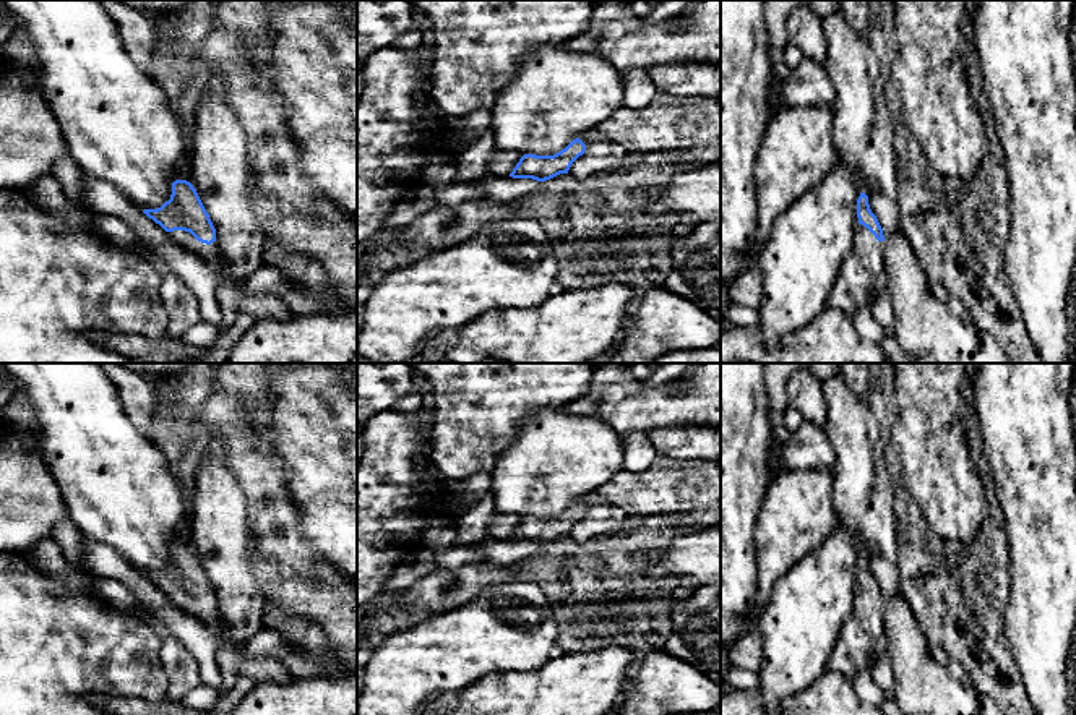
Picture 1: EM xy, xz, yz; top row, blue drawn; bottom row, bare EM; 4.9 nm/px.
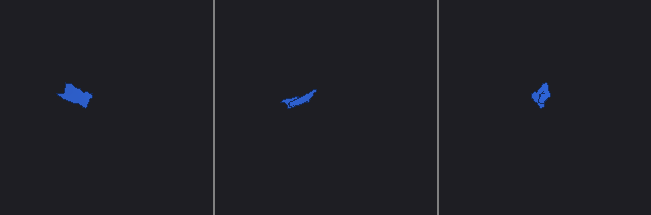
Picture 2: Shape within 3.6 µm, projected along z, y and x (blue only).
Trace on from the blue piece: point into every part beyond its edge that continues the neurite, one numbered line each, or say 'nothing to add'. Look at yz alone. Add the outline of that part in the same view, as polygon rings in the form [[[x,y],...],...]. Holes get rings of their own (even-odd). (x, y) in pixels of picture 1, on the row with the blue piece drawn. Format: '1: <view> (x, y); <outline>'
1: yz (865, 261); [[[857,224],[855,240],[839,271],[828,305],[852,316],[865,305],[881,271],[884,271],[884,243]]]

